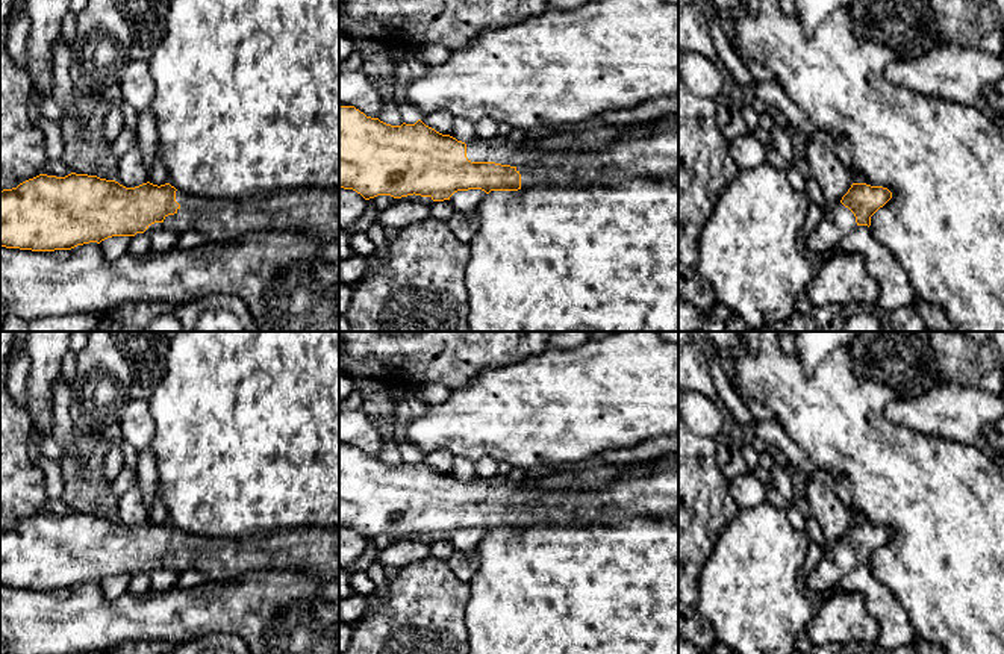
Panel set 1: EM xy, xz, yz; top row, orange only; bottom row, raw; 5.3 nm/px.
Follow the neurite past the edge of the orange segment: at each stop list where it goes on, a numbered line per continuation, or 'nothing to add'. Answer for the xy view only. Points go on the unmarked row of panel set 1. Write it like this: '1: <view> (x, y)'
1: xy (312, 550)

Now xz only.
1: xz (650, 491)

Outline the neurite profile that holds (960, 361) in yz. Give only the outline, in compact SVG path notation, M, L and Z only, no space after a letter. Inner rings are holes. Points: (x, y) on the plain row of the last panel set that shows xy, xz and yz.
M930 332L930 345L946 383L1001 394L1004 357L993 342L975 344L963 332Z

